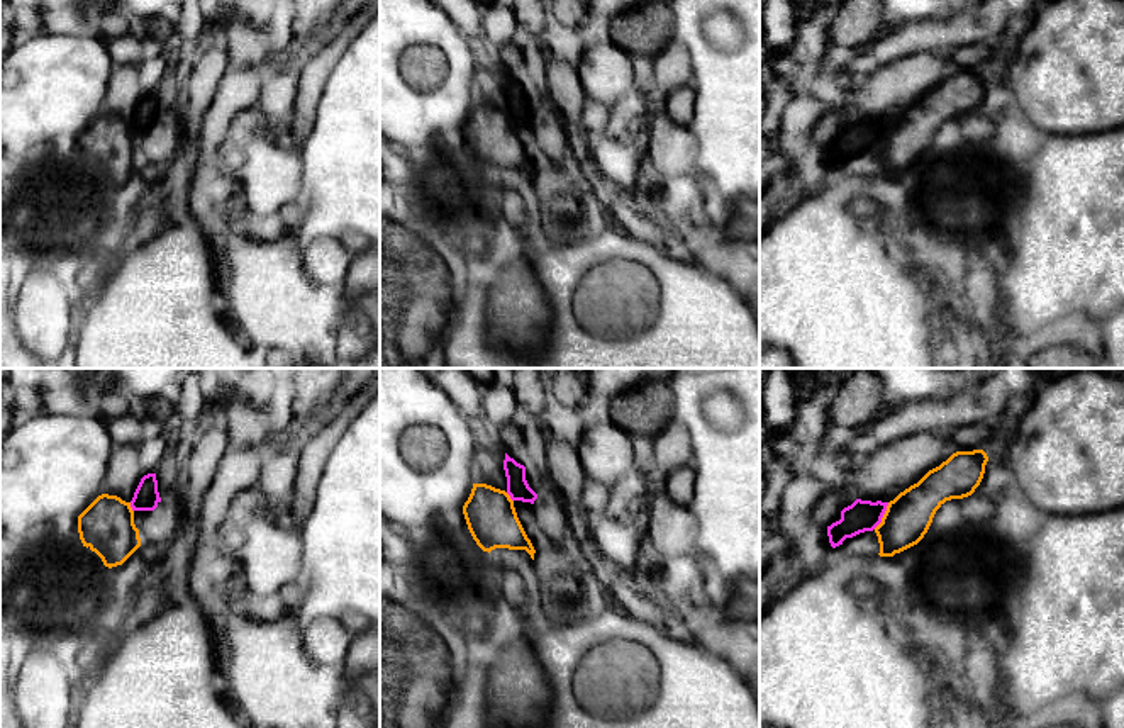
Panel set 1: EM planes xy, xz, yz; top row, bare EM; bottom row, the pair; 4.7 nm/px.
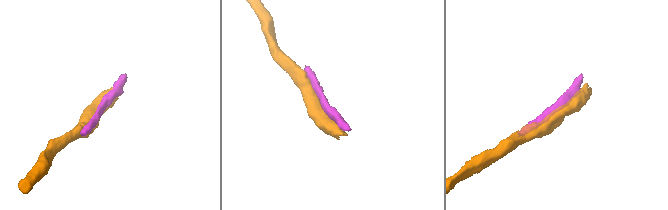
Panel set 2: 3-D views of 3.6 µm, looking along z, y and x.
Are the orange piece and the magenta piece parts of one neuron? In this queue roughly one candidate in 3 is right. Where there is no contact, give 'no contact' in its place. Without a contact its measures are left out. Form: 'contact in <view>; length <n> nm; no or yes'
contact in yz; length 150 nm; no

